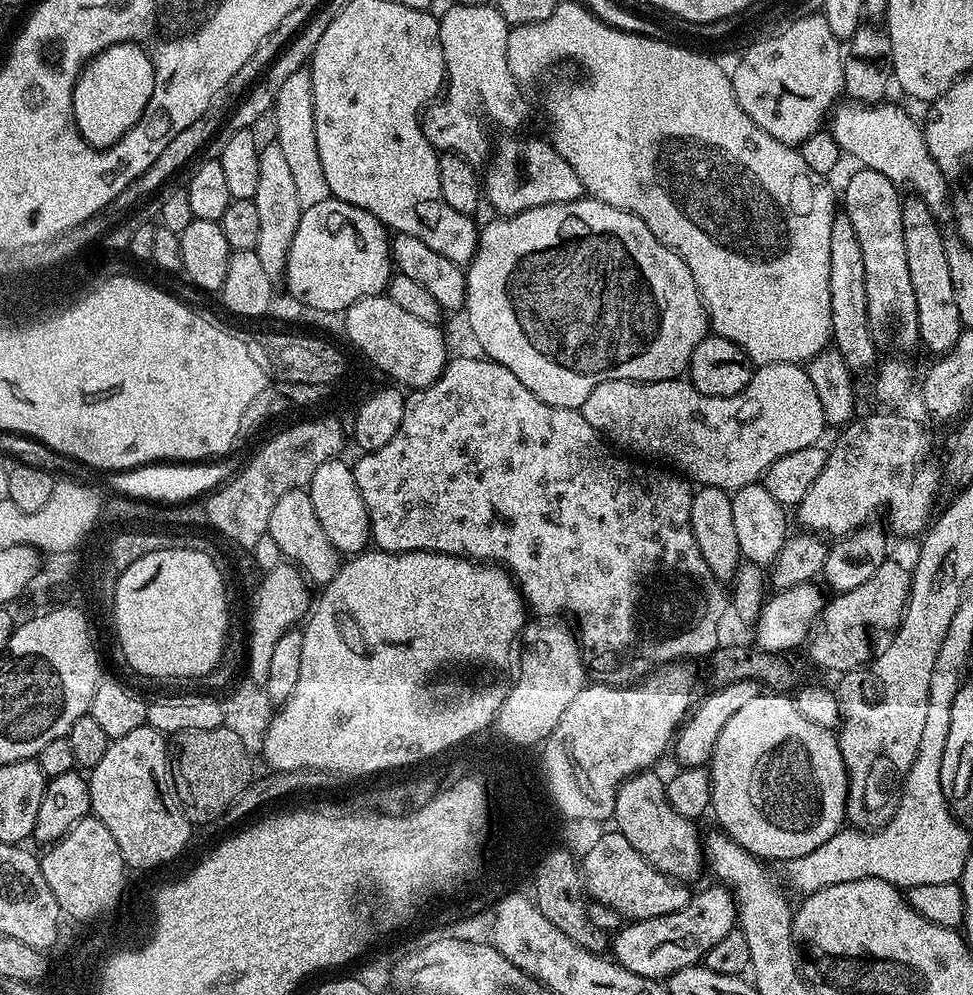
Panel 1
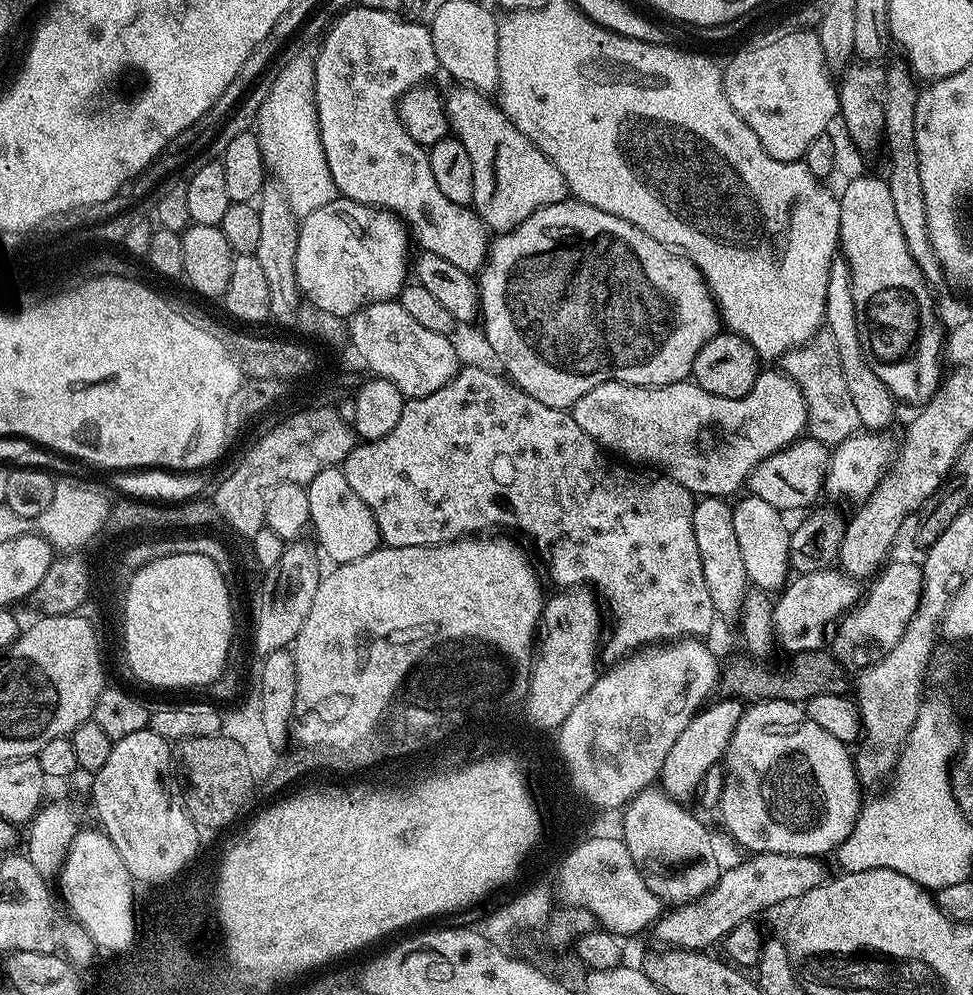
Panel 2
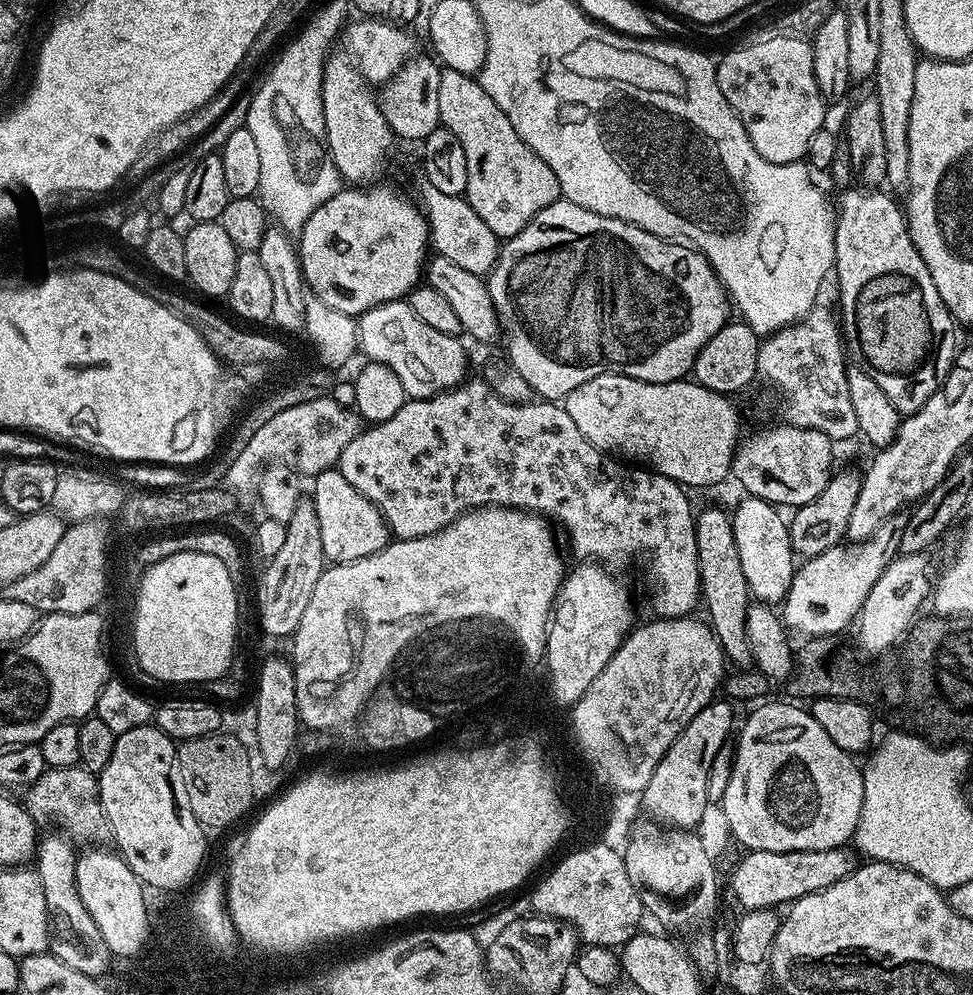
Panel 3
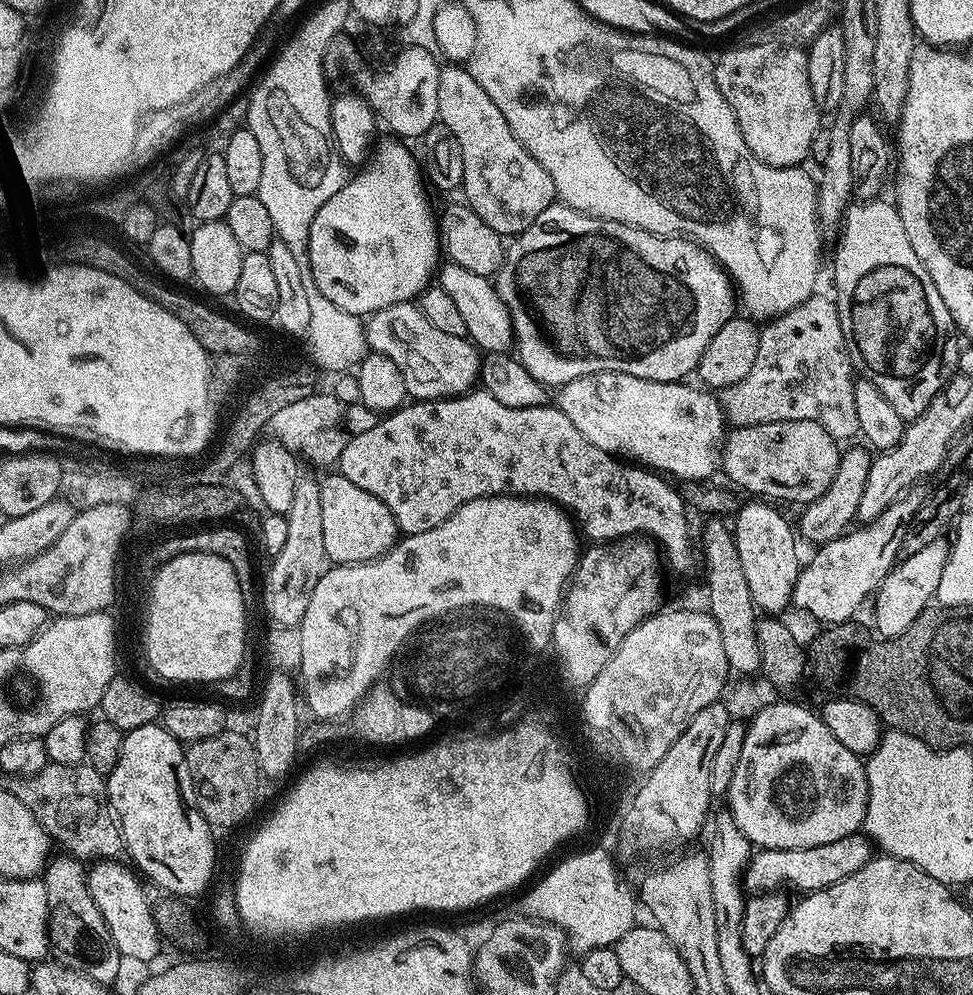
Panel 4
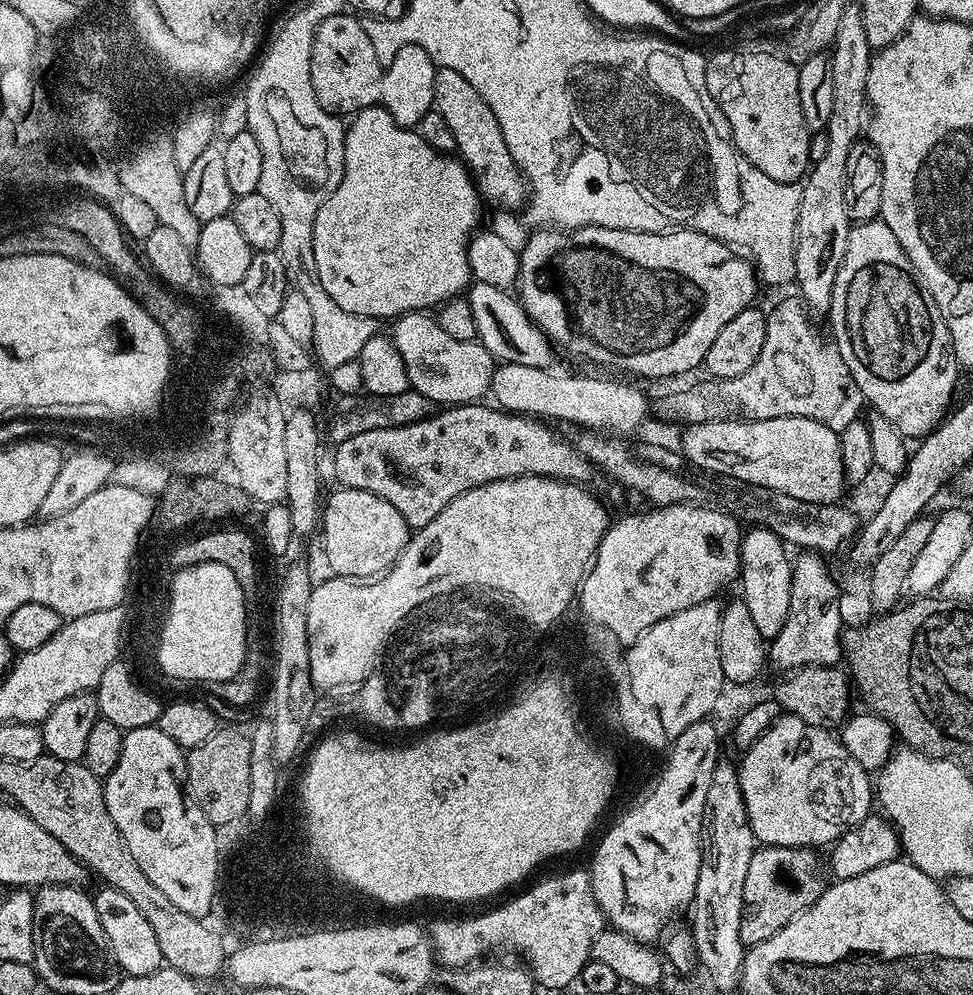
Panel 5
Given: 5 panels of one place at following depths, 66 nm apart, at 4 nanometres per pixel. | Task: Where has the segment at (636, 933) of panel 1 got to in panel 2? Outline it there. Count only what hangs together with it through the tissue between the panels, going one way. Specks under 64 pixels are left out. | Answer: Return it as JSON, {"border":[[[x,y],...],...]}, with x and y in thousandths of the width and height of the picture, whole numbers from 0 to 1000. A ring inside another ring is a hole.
{"border":[[[779,856],[768,861],[753,872],[745,871],[738,886],[726,898],[713,907],[700,909],[683,916],[669,934],[671,941],[682,955],[700,957],[724,957],[731,949],[739,950],[745,941],[754,935],[754,931],[768,929],[784,913],[798,913],[801,909],[813,910],[847,887],[846,863],[838,860],[817,860],[816,858],[795,858]]]}

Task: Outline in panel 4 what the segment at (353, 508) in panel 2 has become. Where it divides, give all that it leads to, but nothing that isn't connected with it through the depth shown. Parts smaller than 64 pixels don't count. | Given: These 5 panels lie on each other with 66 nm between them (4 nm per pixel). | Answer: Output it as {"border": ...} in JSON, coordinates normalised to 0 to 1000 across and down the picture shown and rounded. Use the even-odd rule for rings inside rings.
{"border":[[[348,476],[332,479],[329,482],[331,496],[331,545],[334,560],[342,568],[376,567],[379,563],[390,563],[408,546],[409,532],[407,522],[376,492],[368,492]]]}

